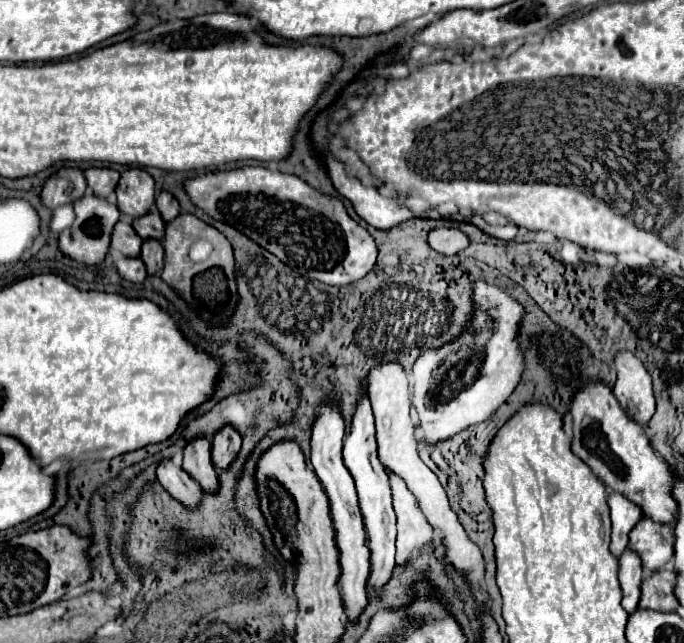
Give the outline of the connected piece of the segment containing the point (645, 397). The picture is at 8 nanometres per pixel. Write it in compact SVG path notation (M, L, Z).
M620 350L616 354L614 366L618 374L614 396L632 420L638 424L648 424L654 414L654 392L648 370L644 368L642 360L628 350Z

